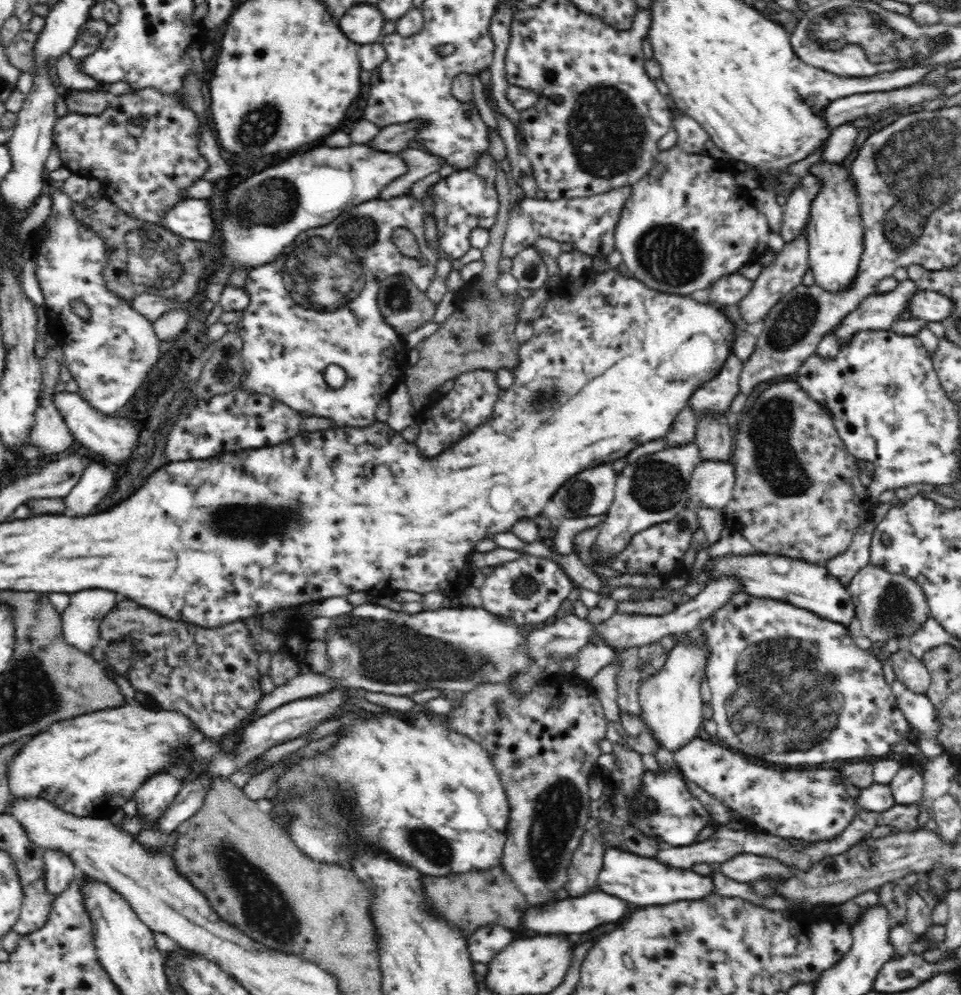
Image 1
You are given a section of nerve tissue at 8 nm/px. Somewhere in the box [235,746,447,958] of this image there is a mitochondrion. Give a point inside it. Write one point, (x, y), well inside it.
(311, 808)

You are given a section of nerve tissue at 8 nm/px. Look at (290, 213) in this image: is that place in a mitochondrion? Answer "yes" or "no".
yes

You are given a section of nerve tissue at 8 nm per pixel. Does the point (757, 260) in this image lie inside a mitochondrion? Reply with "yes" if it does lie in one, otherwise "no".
no

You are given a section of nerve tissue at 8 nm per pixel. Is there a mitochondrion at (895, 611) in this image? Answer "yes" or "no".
yes

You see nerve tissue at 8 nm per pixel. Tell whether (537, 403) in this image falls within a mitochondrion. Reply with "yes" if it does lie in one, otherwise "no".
yes

